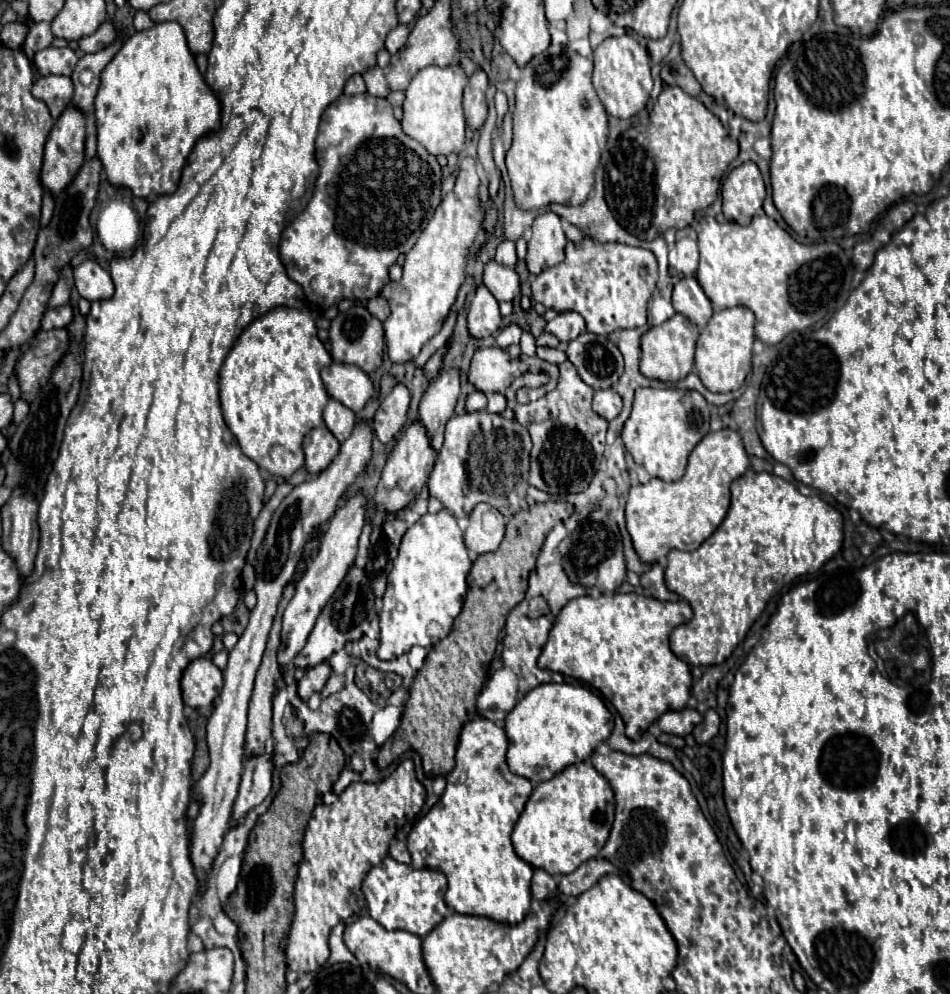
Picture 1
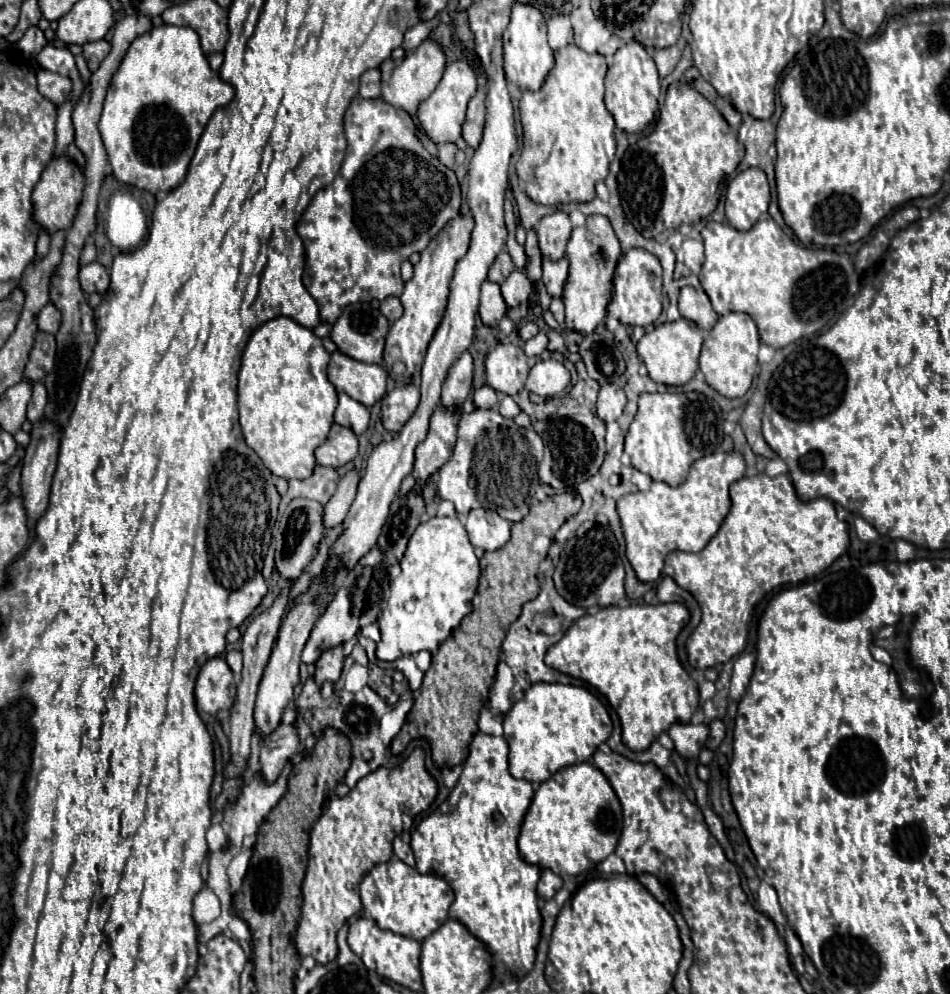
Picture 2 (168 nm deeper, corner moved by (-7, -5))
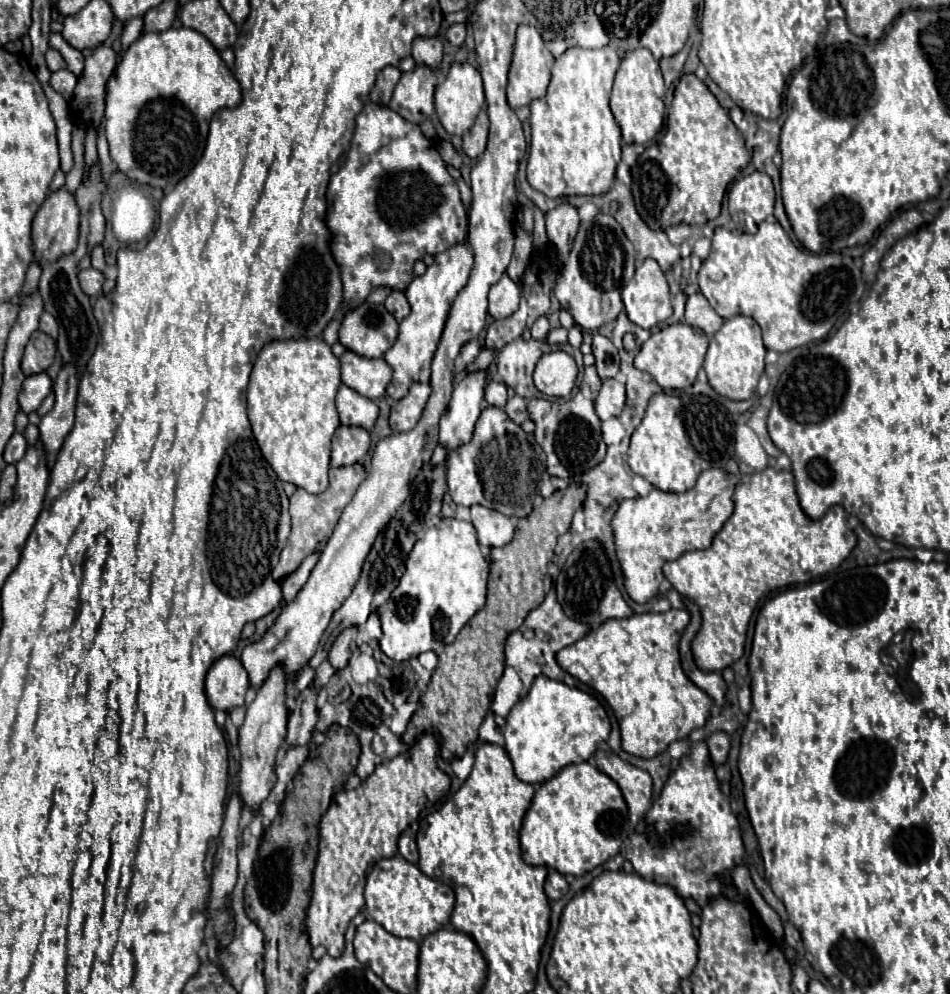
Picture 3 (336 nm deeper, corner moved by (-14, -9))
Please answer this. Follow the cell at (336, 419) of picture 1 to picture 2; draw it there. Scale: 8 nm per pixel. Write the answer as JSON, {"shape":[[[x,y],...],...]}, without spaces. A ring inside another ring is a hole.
{"shape":[[[341,392],[335,410],[335,424],[351,428],[355,434],[363,434],[369,426],[369,408]]]}

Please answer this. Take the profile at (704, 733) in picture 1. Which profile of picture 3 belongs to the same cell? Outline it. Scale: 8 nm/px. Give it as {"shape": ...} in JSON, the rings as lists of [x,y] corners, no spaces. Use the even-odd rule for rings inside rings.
{"shape":[[[714,732],[706,738],[708,750],[710,750],[710,758],[714,764],[724,764],[728,750],[730,750],[730,736],[726,732]]]}

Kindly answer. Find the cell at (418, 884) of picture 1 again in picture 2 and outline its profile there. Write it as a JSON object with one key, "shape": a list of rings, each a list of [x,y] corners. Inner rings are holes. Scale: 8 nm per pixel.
{"shape":[[[391,858],[389,862],[371,868],[369,874],[363,878],[361,900],[363,908],[371,914],[379,928],[421,942],[447,920],[447,910],[453,902],[453,892],[441,876],[419,874],[415,868],[407,866],[399,858]]]}

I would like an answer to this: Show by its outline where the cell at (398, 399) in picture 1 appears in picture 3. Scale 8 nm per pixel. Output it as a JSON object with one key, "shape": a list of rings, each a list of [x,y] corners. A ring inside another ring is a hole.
{"shape":[[[412,384],[410,392],[398,400],[390,410],[390,428],[394,432],[408,432],[414,428],[414,424],[420,420],[422,410],[426,406],[426,400],[430,398],[430,386],[428,384]]]}

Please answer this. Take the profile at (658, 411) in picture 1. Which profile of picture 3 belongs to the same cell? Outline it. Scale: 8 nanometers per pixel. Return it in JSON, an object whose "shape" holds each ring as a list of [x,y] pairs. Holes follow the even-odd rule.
{"shape":[[[664,392],[654,394],[648,402],[646,414],[640,426],[634,430],[630,448],[628,448],[628,466],[634,474],[646,478],[652,486],[664,492],[686,492],[696,484],[696,478],[702,470],[708,468],[726,468],[732,454],[732,416],[718,402],[704,394],[682,394],[668,396]]]}

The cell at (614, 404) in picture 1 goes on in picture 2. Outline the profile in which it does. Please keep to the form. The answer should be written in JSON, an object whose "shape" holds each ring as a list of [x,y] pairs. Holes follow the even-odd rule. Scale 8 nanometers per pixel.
{"shape":[[[605,384],[599,390],[597,398],[597,416],[605,422],[617,420],[625,408],[625,392],[617,384]]]}

